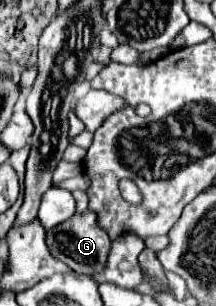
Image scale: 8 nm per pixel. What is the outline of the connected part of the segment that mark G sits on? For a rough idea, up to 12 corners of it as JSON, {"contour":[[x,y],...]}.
{"contour":[[90,209],[46,233],[58,261],[100,273],[110,237]]}

